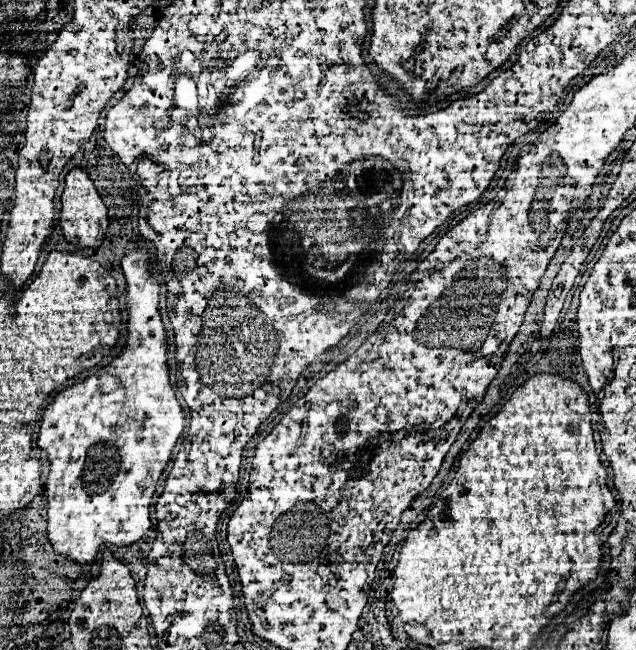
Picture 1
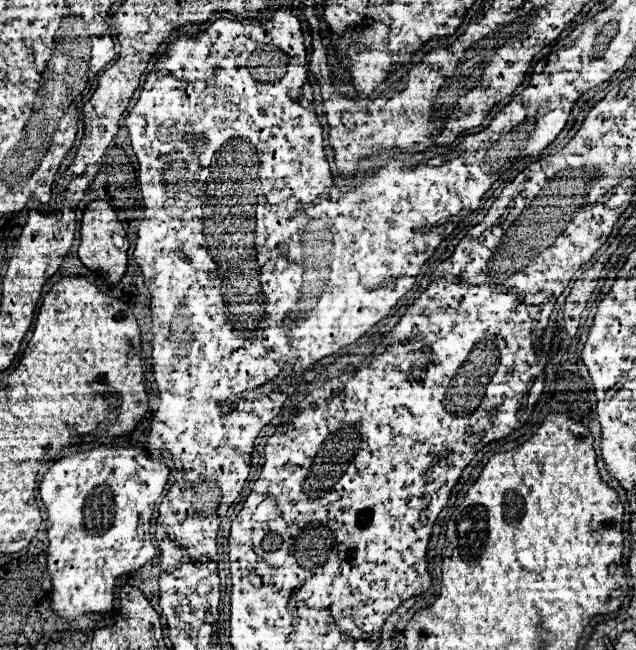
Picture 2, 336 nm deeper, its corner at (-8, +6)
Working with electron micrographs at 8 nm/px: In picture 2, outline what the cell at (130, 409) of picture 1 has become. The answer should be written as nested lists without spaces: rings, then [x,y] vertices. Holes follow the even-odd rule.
[[[99,446],[89,452],[79,452],[61,460],[45,472],[39,486],[39,496],[47,508],[47,572],[51,576],[53,594],[51,610],[73,622],[89,614],[105,614],[113,610],[115,580],[121,574],[139,570],[155,556],[149,526],[153,508],[167,484],[169,468],[159,456],[147,456],[141,448]]]

